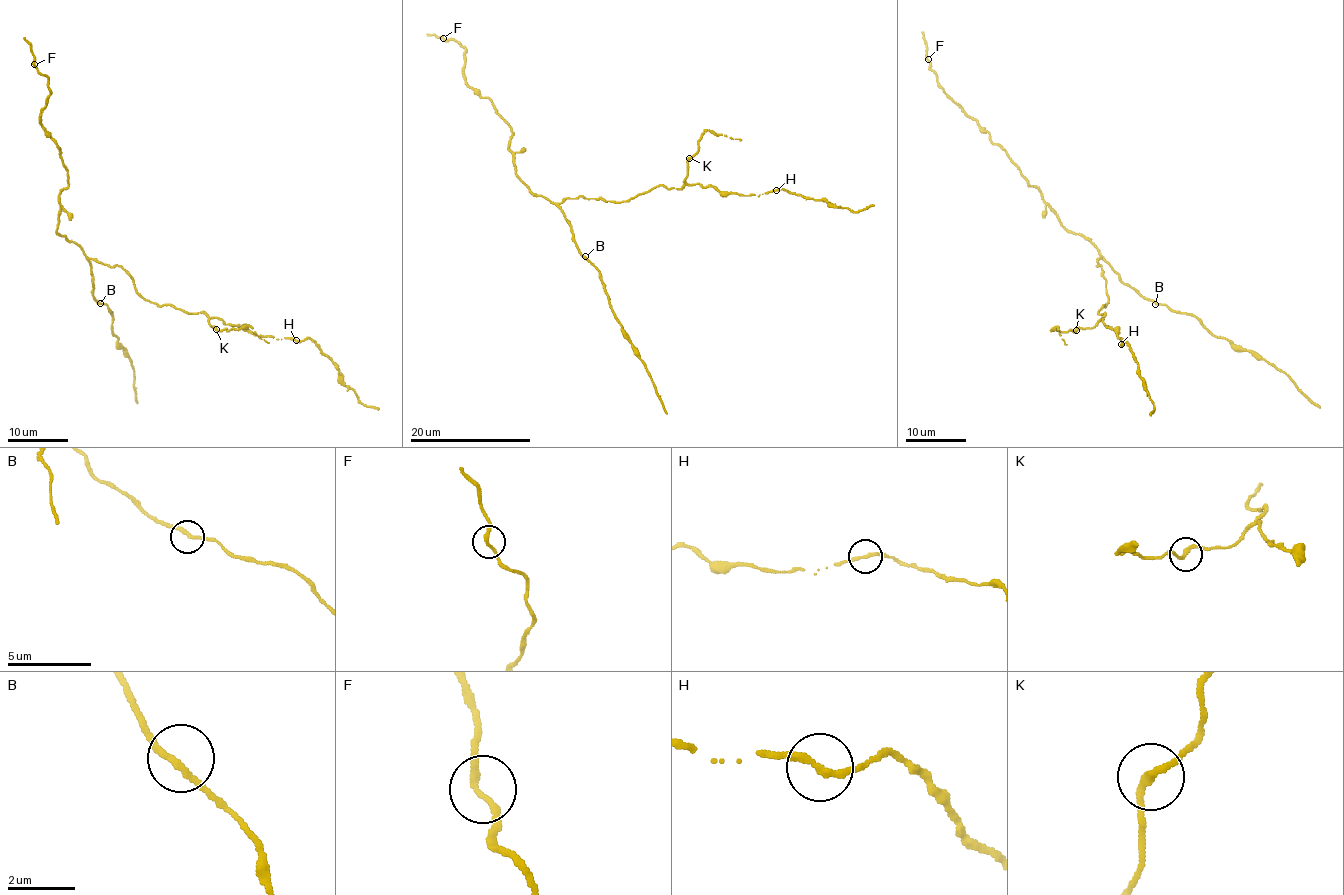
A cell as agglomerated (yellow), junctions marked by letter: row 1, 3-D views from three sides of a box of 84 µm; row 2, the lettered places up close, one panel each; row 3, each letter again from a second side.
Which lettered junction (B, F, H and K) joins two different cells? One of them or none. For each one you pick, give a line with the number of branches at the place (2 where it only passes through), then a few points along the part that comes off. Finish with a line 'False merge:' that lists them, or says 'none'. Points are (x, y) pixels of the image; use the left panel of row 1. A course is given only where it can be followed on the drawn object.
False merge: none

